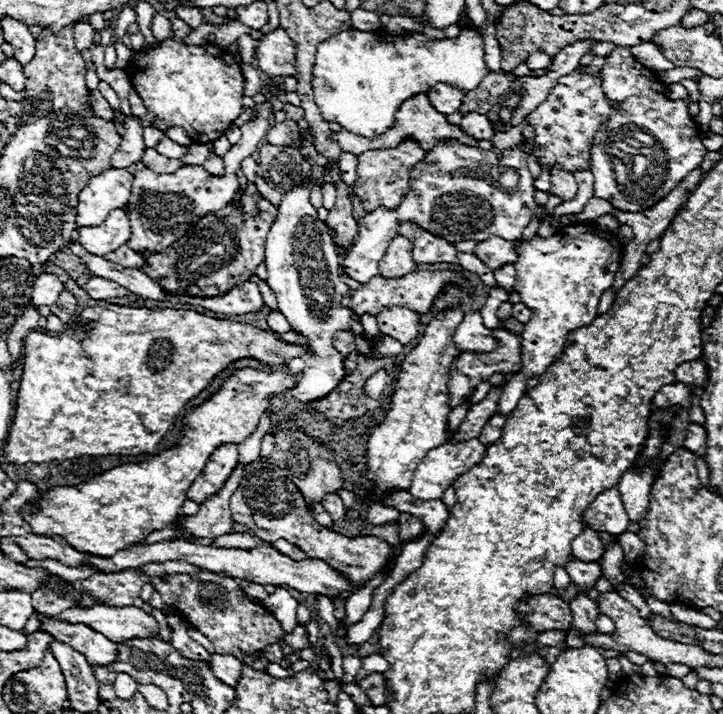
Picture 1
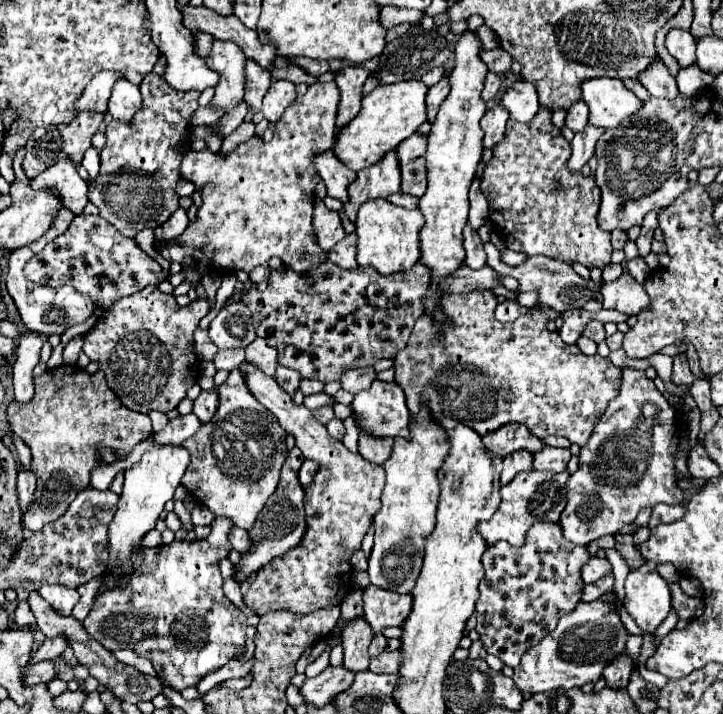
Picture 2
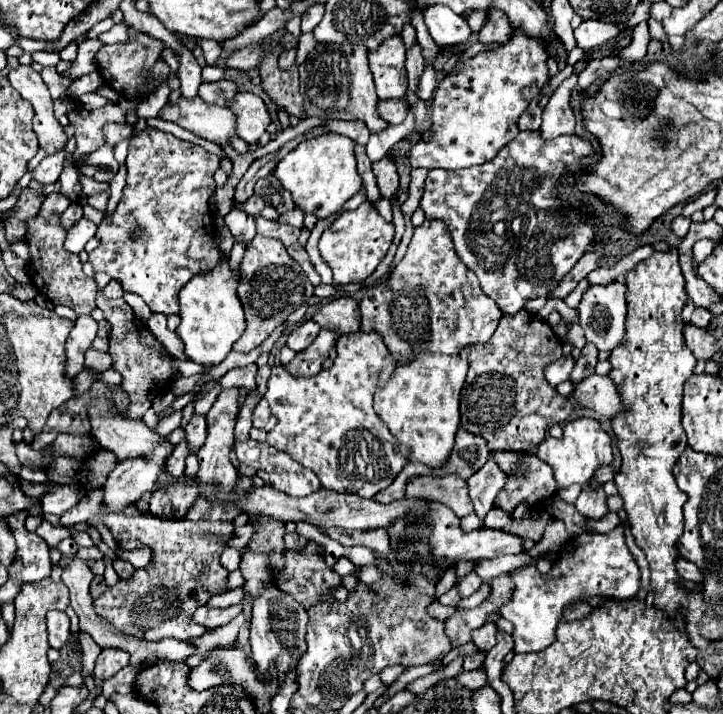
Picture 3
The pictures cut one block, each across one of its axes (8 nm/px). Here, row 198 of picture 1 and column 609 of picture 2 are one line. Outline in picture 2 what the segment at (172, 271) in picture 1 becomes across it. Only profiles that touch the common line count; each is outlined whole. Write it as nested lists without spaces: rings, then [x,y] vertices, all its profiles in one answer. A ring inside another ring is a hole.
[[[538,110],[538,114],[526,122],[518,124],[514,120],[508,122],[506,136],[494,144],[494,156],[488,162],[482,178],[480,190],[488,200],[492,230],[504,238],[506,248],[514,252],[524,252],[526,256],[550,256],[564,260],[568,264],[580,262],[586,268],[604,270],[610,264],[610,234],[600,230],[596,216],[600,206],[600,190],[596,188],[594,176],[584,176],[581,172],[570,172],[566,162],[570,158],[570,144],[564,140],[560,130],[552,124],[550,110]]]

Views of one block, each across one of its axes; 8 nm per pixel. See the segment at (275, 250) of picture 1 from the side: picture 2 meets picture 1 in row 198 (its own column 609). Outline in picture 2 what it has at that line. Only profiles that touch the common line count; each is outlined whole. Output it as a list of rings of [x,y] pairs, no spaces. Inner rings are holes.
[[[628,272],[600,288],[600,302],[602,308],[618,310],[626,316],[638,316],[642,310],[650,308],[650,298],[644,292],[644,286],[638,284]]]

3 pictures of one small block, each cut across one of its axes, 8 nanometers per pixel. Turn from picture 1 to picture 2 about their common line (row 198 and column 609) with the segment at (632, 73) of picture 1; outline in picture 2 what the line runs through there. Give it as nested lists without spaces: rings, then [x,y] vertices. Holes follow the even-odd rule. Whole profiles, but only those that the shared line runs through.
[[[594,600],[594,602],[580,602],[570,614],[566,614],[564,618],[560,618],[558,620],[558,626],[556,626],[556,630],[552,630],[548,636],[544,636],[536,646],[532,646],[524,656],[522,656],[522,660],[520,660],[520,666],[518,668],[514,668],[514,676],[512,676],[512,680],[514,680],[514,684],[516,684],[516,688],[522,692],[522,694],[526,694],[526,692],[530,692],[530,694],[536,694],[536,692],[548,692],[548,690],[552,690],[552,688],[564,688],[564,690],[570,690],[570,688],[578,688],[578,686],[584,686],[586,682],[596,682],[600,676],[602,676],[602,670],[604,670],[604,666],[606,666],[606,662],[610,662],[610,660],[614,660],[618,654],[622,654],[624,650],[626,650],[626,638],[628,638],[628,630],[622,626],[622,622],[620,622],[620,616],[618,616],[618,612],[616,612],[616,606],[618,606],[620,602],[616,602],[616,604],[608,604],[608,602],[602,602],[602,600]]]

